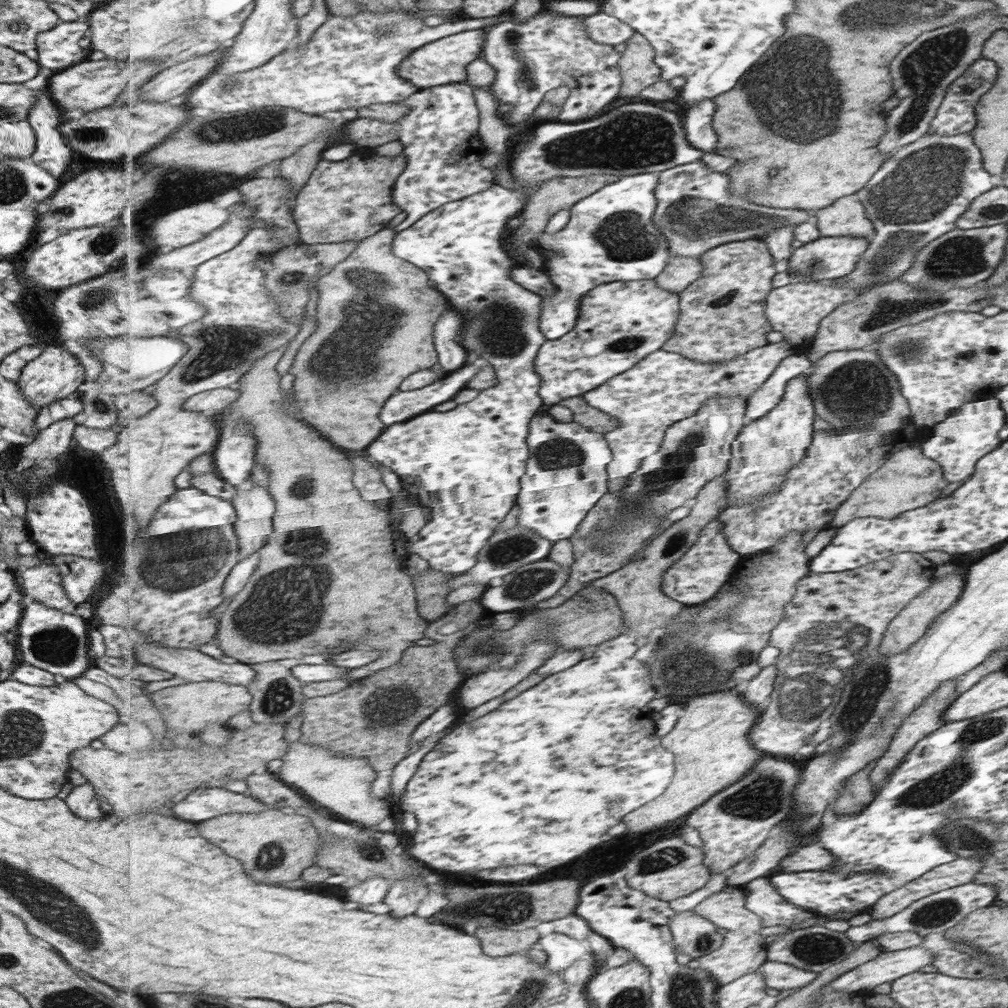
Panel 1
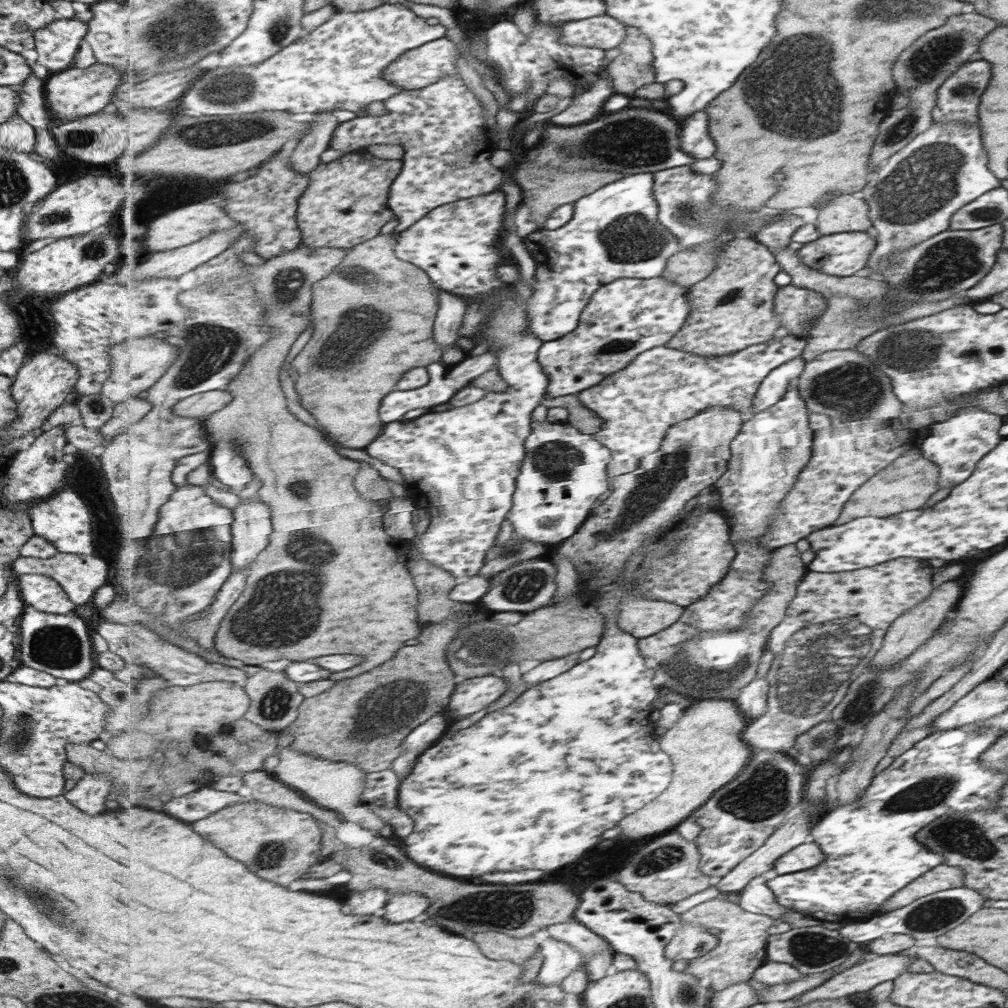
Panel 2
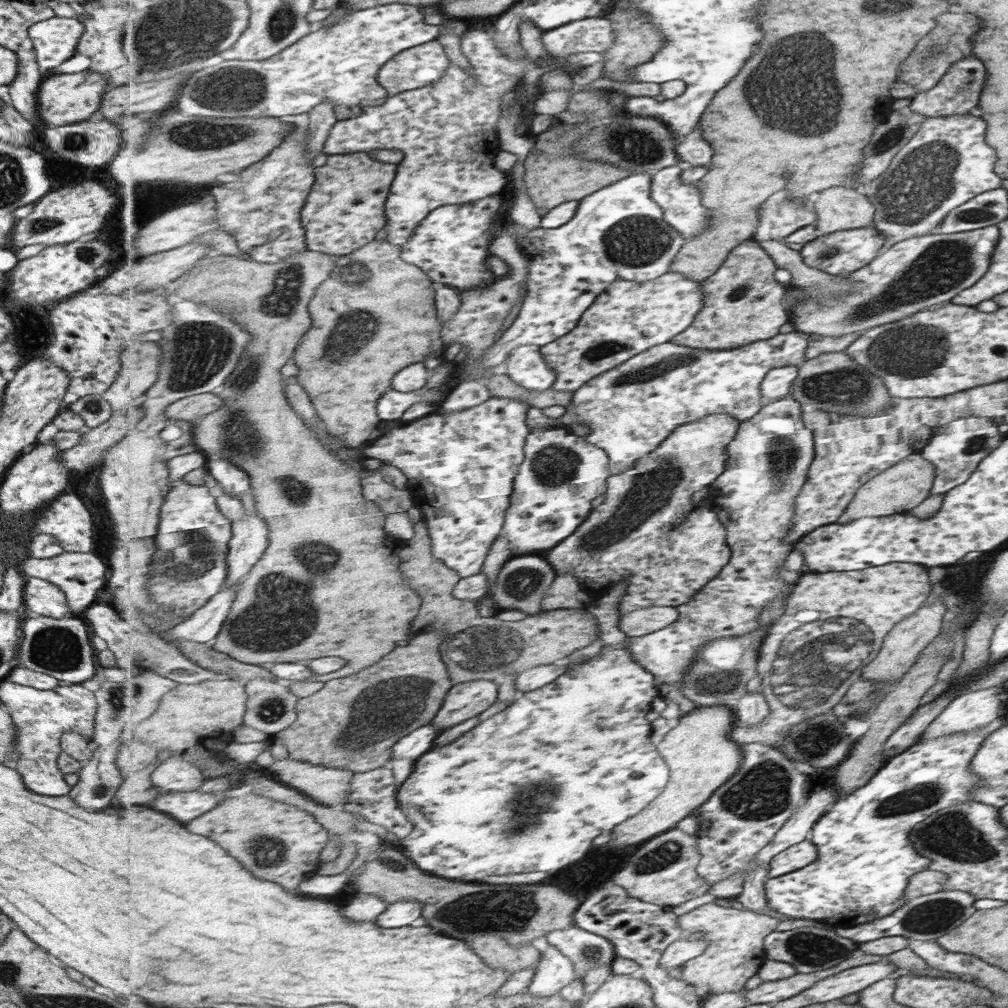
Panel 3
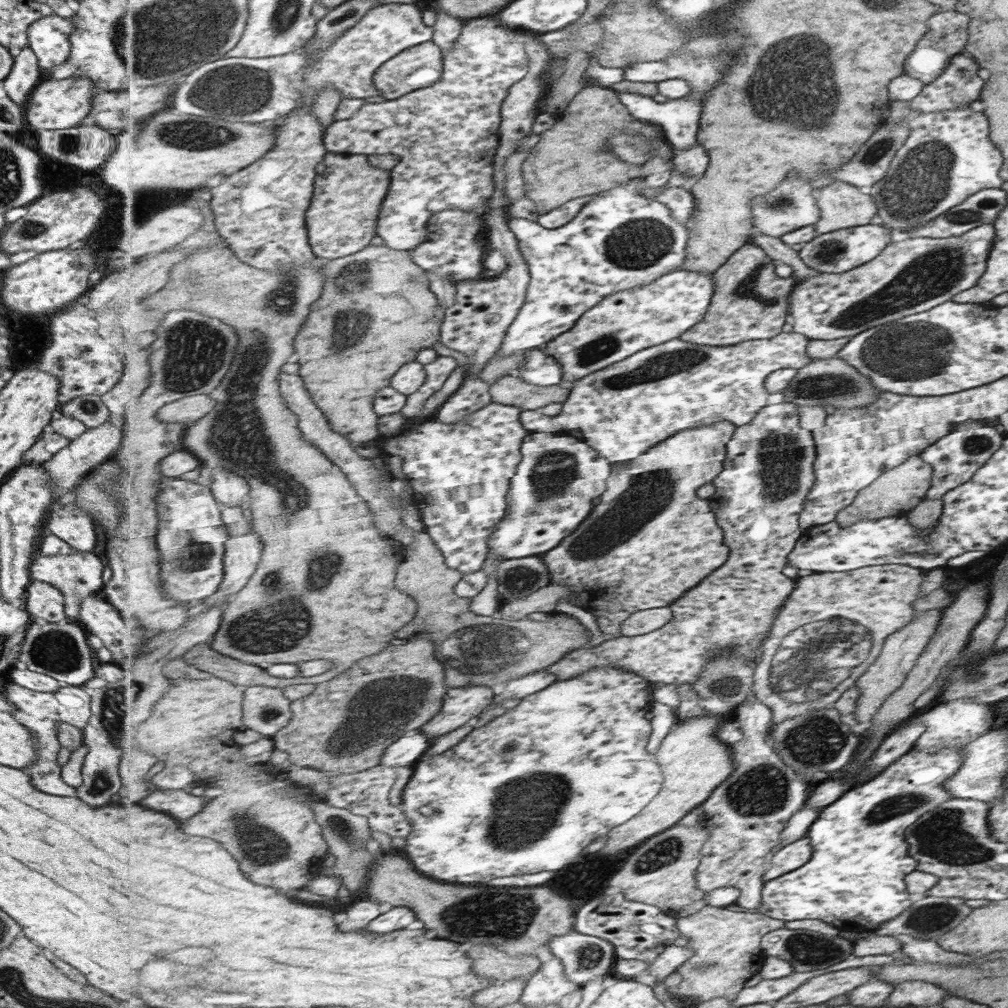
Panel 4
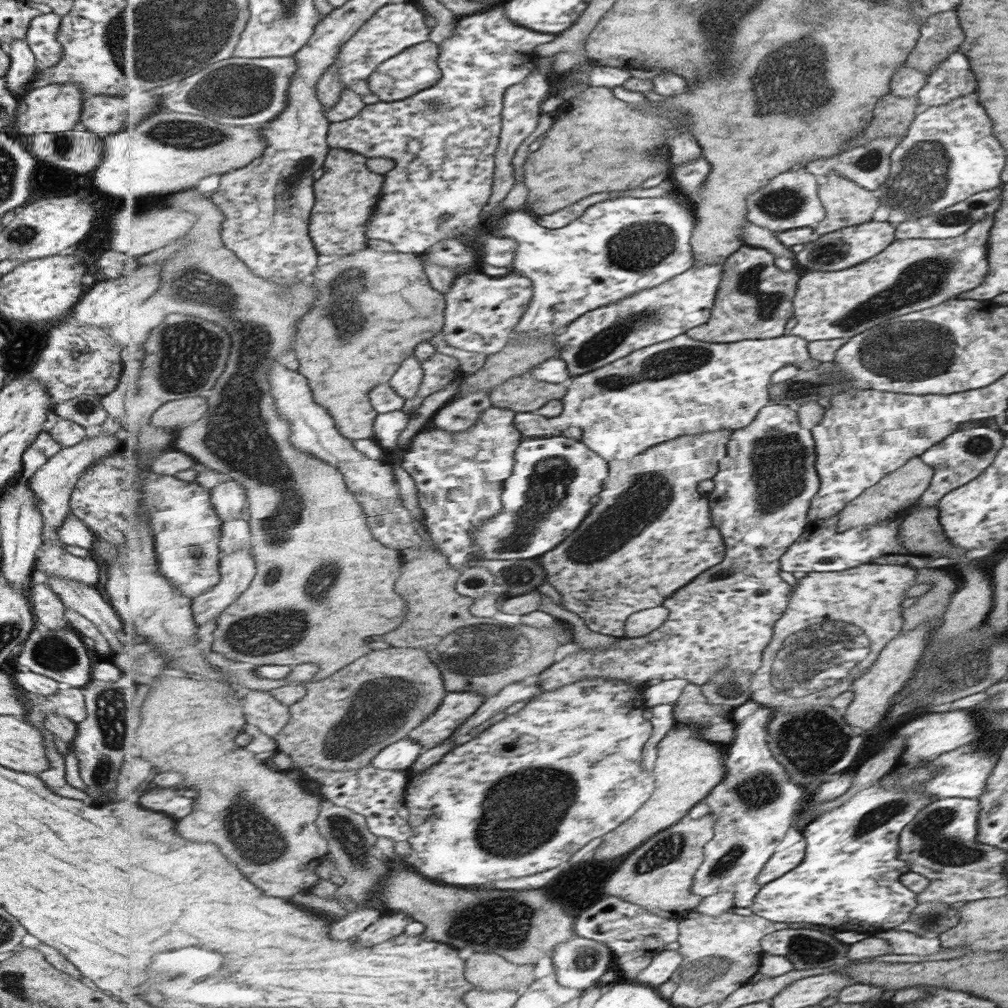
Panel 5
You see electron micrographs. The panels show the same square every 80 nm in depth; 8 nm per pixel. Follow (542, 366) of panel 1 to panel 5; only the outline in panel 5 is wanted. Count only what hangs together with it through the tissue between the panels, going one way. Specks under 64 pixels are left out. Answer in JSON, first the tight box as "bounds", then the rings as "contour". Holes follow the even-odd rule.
{"bounds":[555,263,724,378],"contour":[[[695,263],[687,272],[659,286],[580,316],[555,338],[560,346],[559,358],[568,362],[569,372],[574,378],[704,325],[717,303],[716,294],[720,290],[723,274],[724,264]]]}

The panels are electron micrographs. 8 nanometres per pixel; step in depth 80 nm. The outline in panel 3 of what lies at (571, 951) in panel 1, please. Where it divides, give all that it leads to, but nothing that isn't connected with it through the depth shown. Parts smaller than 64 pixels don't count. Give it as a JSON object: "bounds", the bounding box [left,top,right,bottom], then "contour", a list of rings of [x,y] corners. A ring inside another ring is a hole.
{"bounds":[526,944,576,998],"contour":[[[548,944],[535,967],[535,974],[526,991],[533,998],[559,996],[561,990],[576,979],[573,960]]]}

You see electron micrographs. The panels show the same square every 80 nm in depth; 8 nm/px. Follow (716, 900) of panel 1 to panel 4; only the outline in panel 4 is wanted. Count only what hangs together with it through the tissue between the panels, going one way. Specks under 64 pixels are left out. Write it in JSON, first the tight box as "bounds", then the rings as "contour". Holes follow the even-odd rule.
{"bounds":[672,904,785,1005],"contour":[[[707,904],[696,913],[677,918],[677,929],[683,937],[688,938],[687,945],[693,949],[695,956],[677,968],[681,981],[672,995],[680,1000],[693,1001],[695,1005],[713,998],[735,997],[744,988],[743,982],[758,973],[763,962],[766,961],[767,956],[762,950],[762,938],[774,930],[783,929],[785,921],[771,918],[759,912],[742,912],[734,907],[717,908]]]}

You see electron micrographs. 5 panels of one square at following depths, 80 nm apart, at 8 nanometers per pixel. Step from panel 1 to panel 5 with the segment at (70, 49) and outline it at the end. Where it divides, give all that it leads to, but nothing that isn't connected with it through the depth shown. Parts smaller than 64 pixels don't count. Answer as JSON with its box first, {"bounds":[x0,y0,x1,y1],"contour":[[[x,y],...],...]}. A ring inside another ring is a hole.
{"bounds":[24,12,63,68],"contour":[[[52,12],[39,14],[29,22],[24,40],[39,68],[53,67],[61,60],[63,52],[55,40],[59,24],[60,16]]]}

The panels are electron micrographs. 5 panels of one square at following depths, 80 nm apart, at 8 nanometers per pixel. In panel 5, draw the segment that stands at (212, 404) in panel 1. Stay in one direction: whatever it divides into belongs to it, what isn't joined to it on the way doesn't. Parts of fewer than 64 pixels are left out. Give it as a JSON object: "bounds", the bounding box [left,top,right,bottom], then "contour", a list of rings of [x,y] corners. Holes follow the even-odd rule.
{"bounds":[146,396,210,428],"contour":[[[207,396],[185,397],[181,400],[172,400],[160,406],[153,415],[146,420],[157,428],[173,428],[187,426],[205,417],[210,404]]]}

